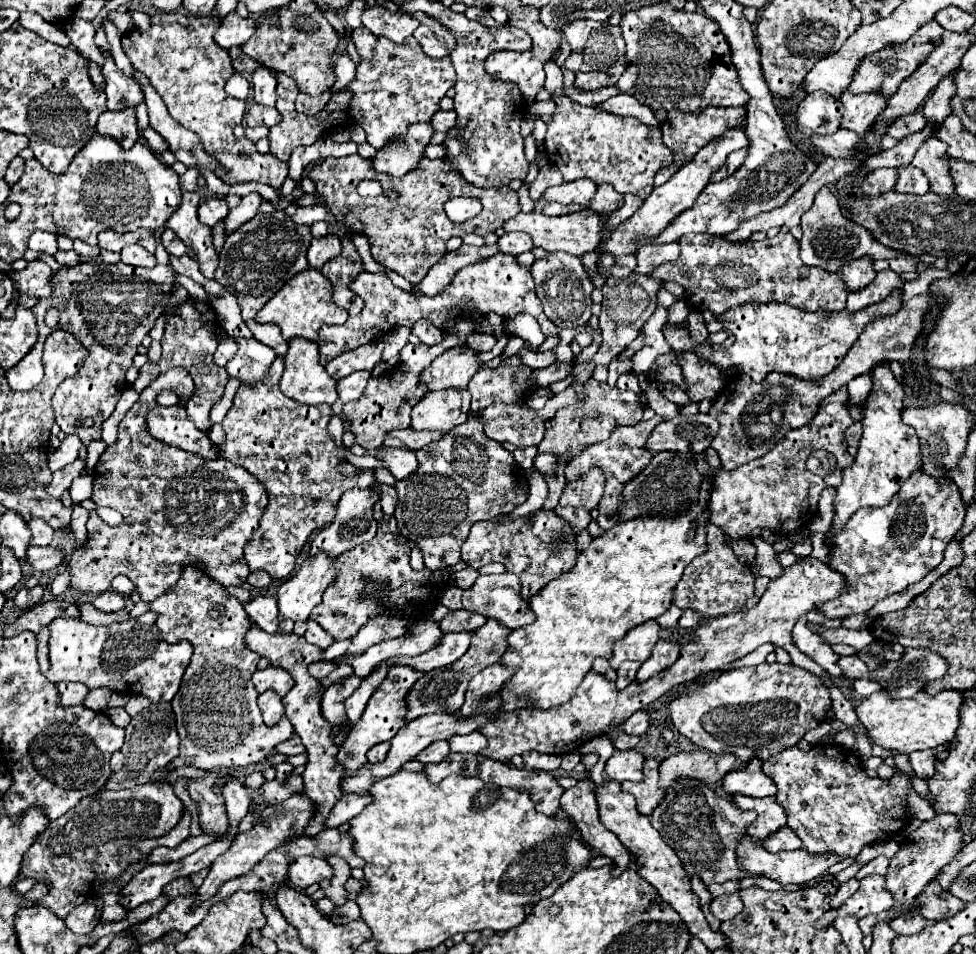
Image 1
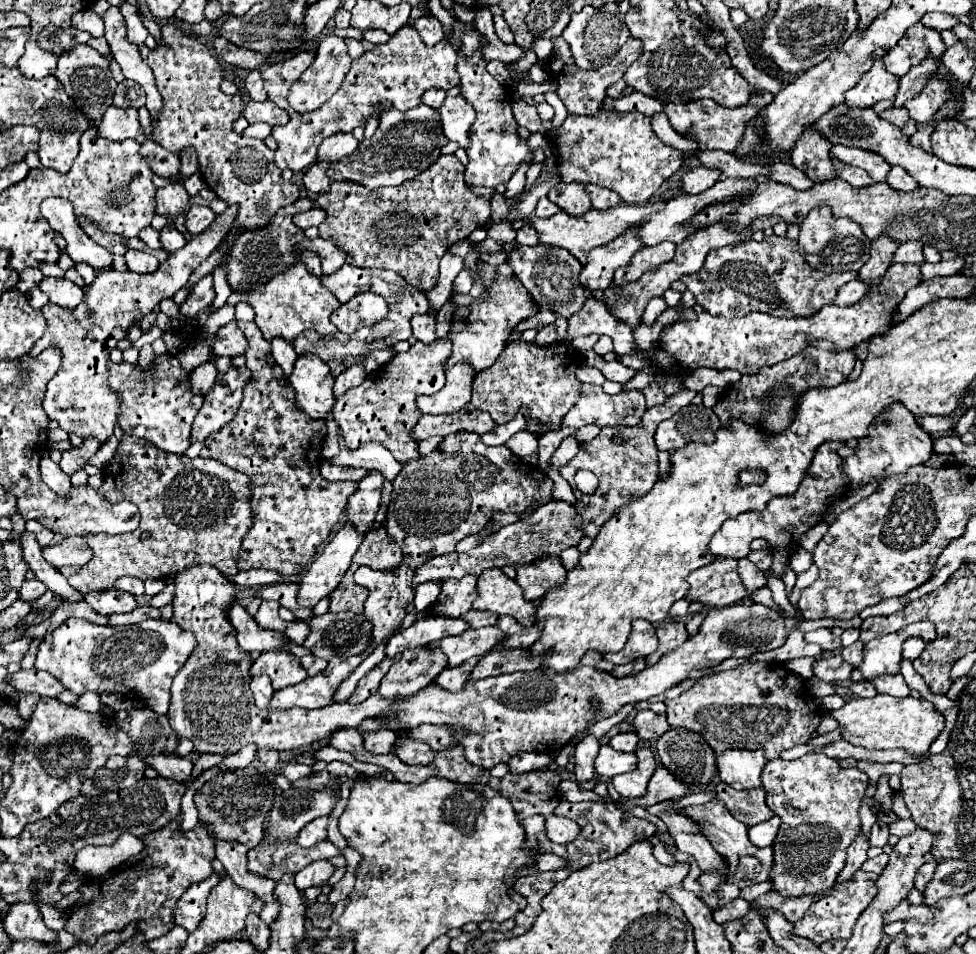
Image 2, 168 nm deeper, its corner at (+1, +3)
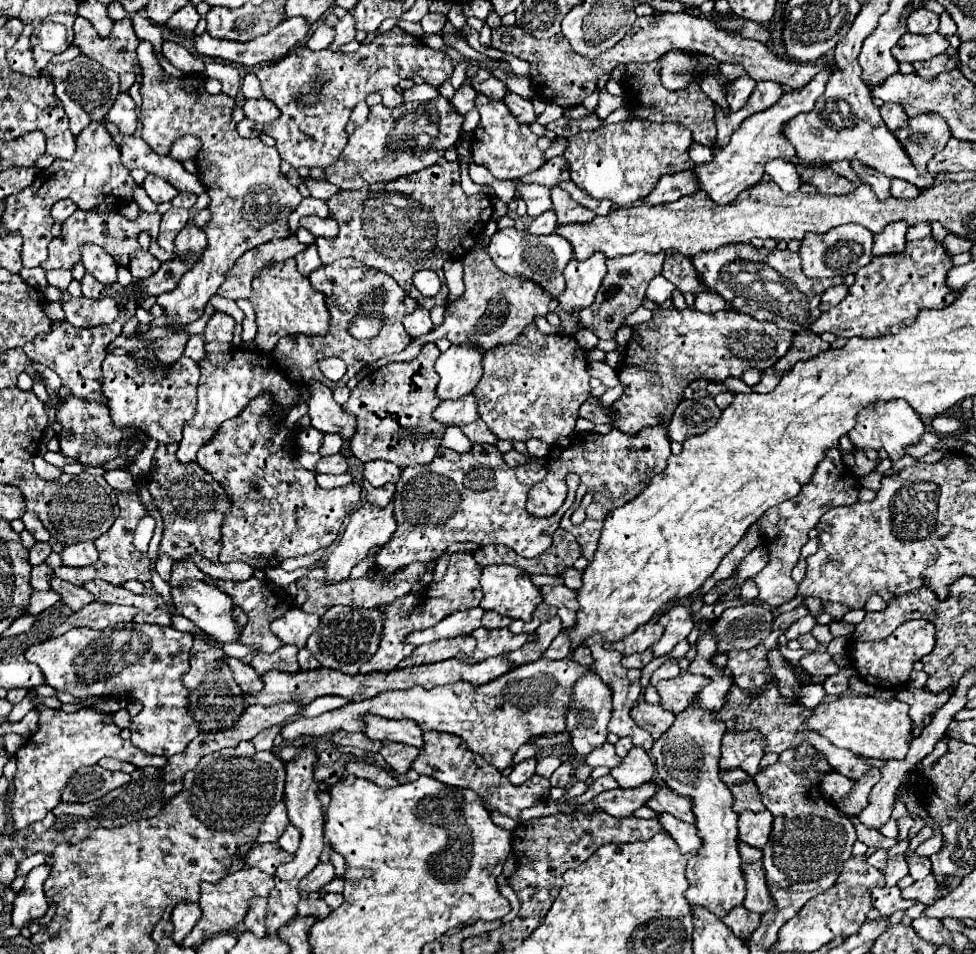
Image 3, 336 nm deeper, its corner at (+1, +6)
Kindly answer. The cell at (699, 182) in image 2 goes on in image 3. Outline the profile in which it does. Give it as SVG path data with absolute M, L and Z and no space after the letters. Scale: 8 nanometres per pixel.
M684 170L680 174L668 174L664 178L660 178L660 182L656 184L656 190L646 198L648 204L668 204L668 202L676 202L678 198L686 196L686 194L694 194L698 192L700 184L696 182L696 174L694 170Z

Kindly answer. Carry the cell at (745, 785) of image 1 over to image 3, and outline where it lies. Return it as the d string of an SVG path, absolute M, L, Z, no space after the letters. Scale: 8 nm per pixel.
M756 730L748 732L726 732L722 738L720 770L742 768L750 776L758 772L764 756L764 736Z

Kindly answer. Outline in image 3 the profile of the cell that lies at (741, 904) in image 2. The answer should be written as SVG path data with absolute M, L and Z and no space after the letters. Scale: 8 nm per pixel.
M742 904L740 906L734 906L724 918L722 922L732 928L732 932L738 936L738 938L748 938L760 924L760 914L754 914L750 910L746 910Z

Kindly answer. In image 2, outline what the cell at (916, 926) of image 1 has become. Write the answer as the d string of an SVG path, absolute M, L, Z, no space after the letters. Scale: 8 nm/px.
M902 899L892 911L884 913L884 921L886 923L892 923L892 921L908 921L912 917L932 917L932 911L930 907L926 907L924 903L922 905L912 905L908 899Z

